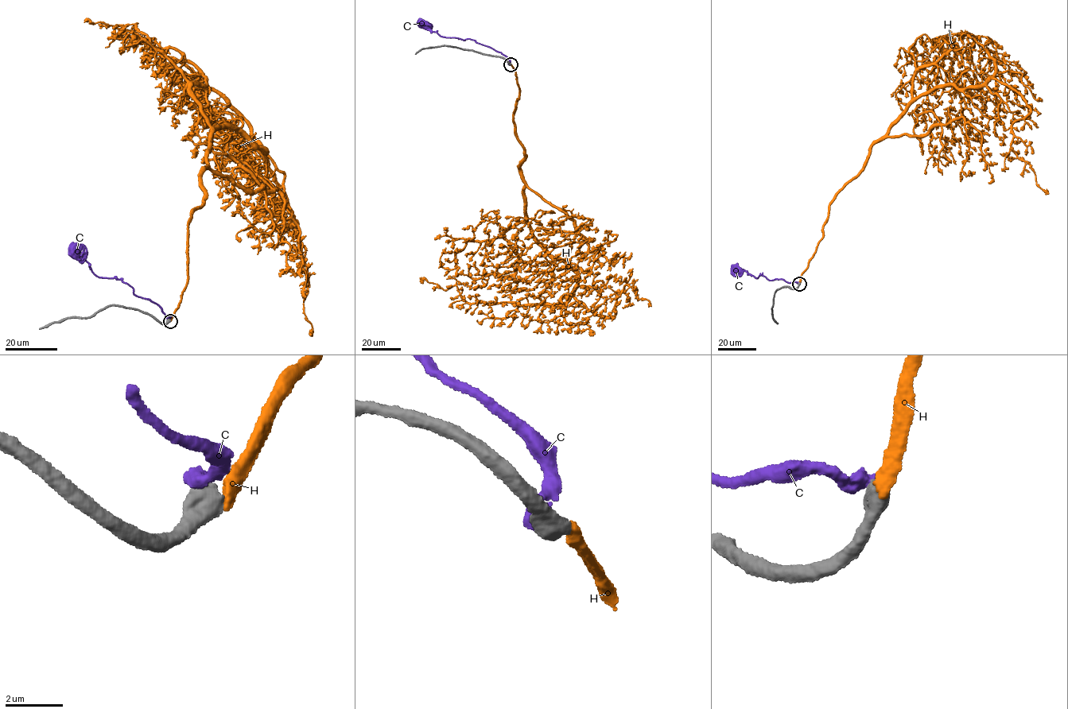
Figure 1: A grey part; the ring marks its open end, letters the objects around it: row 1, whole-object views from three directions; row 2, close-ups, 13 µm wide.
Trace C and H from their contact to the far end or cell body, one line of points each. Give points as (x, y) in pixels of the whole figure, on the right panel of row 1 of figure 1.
C: (799, 283), (770, 280), (762, 274), (757, 278), (744, 271), (734, 272)
H: (800, 284), (829, 202), (889, 125), (934, 88), (980, 86), (994, 72), (988, 52), (967, 32), (937, 39)

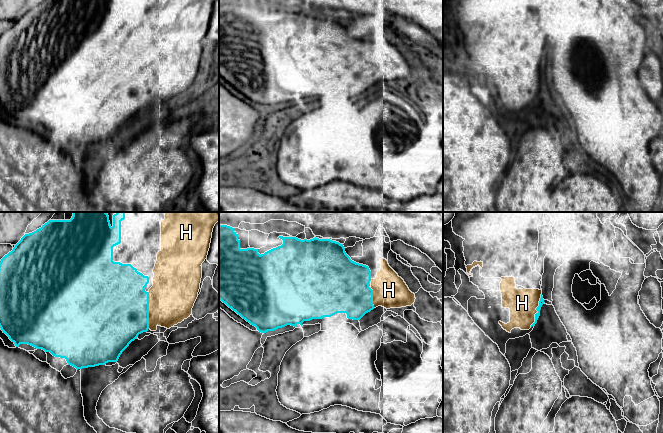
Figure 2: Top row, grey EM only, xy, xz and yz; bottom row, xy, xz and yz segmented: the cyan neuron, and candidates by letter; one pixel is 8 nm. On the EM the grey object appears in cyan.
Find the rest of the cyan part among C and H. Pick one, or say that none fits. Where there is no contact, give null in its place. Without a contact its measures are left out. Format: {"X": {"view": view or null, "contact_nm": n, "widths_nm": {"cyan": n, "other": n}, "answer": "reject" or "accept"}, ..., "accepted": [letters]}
{"C": {"view": null, "answer": "reject"}, "H": {"view": "xy", "contact_nm": 300, "widths_nm": {"cyan": 500, "other": 360}, "answer": "accept"}, "accepted": ["H"]}

